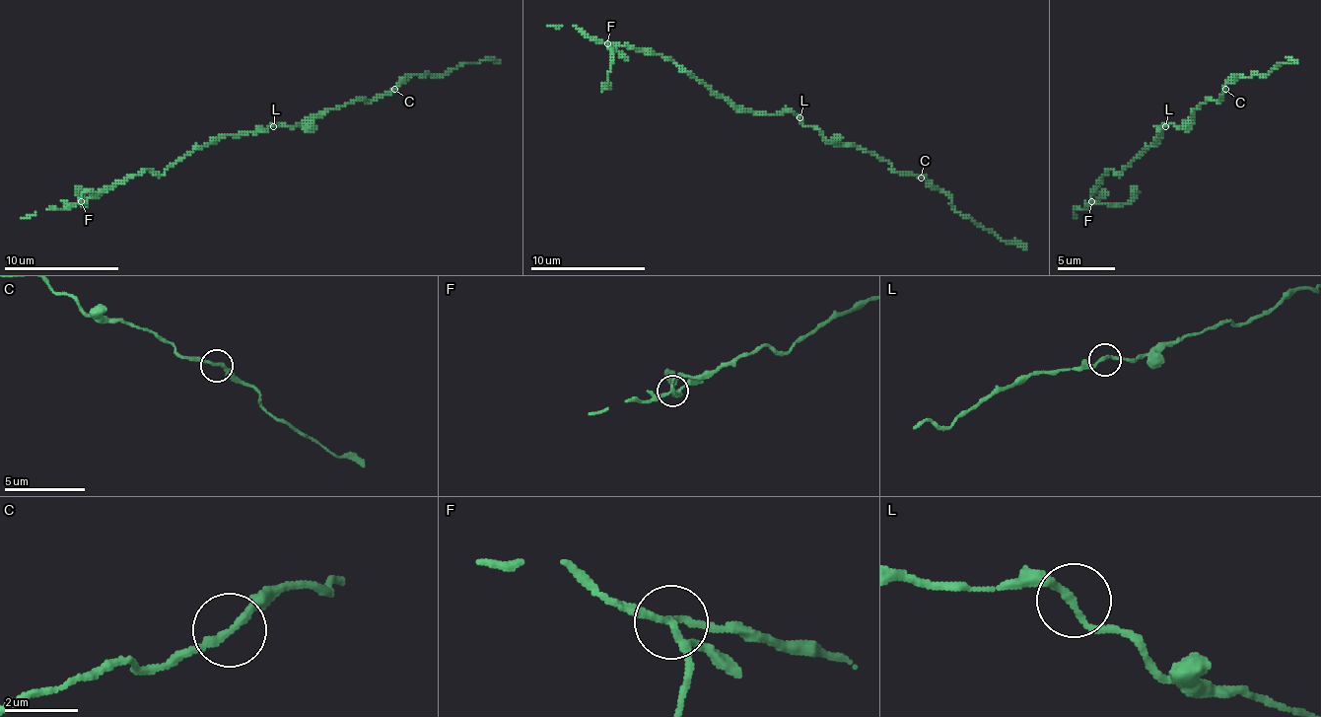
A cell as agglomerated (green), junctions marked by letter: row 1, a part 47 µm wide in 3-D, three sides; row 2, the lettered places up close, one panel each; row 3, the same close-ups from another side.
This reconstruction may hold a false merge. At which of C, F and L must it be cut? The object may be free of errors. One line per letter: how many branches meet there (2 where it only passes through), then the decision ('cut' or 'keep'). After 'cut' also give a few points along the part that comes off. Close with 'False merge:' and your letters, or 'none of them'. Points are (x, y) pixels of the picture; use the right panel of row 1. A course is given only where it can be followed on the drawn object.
C: 2 | keep
F: 4 | cut | (1091, 201), (1125, 203), (1134, 195), (1131, 186)
L: 2 | keep
False merge: F

